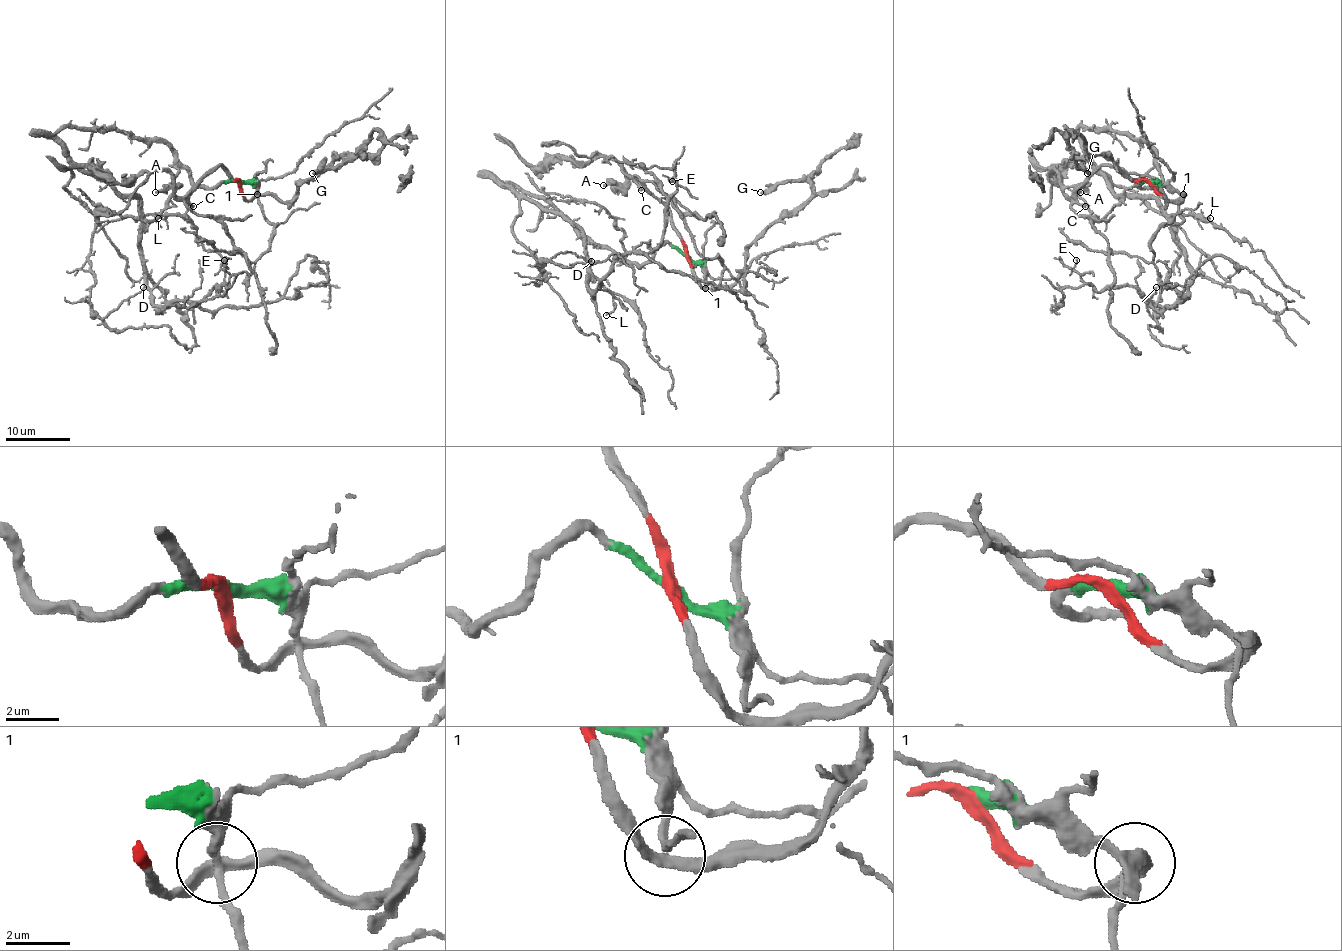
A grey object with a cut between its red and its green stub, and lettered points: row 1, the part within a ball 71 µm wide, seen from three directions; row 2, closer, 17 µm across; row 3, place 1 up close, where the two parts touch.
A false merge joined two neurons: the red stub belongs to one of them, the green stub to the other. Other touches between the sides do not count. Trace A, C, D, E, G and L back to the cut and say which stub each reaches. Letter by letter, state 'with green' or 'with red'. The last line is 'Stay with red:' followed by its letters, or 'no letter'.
A: with red
C: with red
D: with green
E: with green
G: with red
L: with green
Stay with red: A, C, G

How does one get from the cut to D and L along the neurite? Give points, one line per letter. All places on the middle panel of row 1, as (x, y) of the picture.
D: (687, 257), (663, 244), (639, 266), (624, 262), (504, 185), (538, 284), (538, 263), (561, 252), (592, 262)
L: (687, 257), (663, 244), (639, 266), (624, 262), (506, 184), (582, 232), (588, 268), (614, 294), (606, 315)

